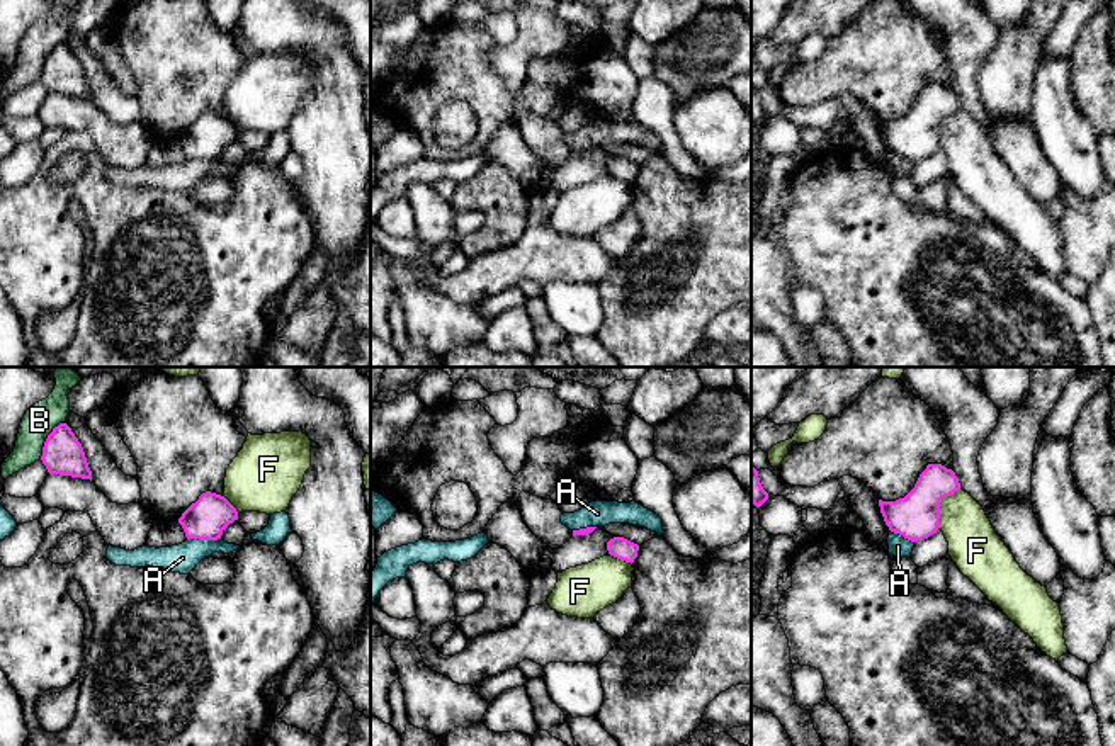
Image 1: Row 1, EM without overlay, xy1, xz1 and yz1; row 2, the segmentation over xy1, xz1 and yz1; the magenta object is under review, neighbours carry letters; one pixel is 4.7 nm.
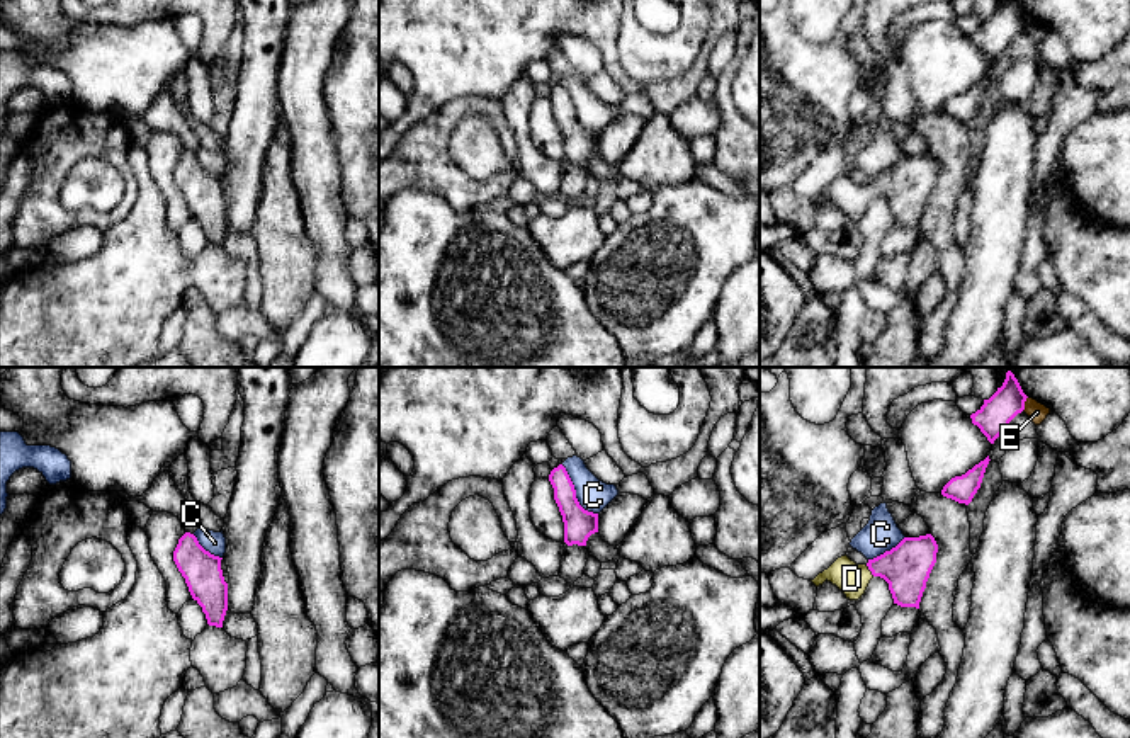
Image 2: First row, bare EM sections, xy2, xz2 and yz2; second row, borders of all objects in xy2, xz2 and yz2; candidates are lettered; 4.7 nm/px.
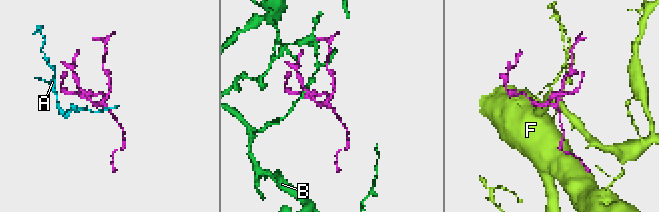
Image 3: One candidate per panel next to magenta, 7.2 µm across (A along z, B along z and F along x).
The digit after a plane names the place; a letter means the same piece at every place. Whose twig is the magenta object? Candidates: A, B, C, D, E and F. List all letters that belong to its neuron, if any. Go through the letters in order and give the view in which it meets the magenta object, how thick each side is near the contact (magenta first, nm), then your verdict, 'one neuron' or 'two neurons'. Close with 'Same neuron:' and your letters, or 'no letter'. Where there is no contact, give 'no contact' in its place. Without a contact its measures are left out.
A: meets magenta in xy1; 200 nm thick on the magenta side, 140 nm on the other; two neurons
B: meets magenta in xy1; 190 nm thick on the magenta side, 150 nm on the other; two neurons
C: meets magenta in xz2; 150 nm thick on the magenta side, 160 nm on the other; two neurons
D: meets magenta in yz2; 220 nm thick on the magenta side, 150 nm on the other; one neuron
E: meets magenta in yz2; 160 nm thick on the magenta side, 90 nm on the other; two neurons
F: meets magenta in yz1; 220 nm thick on the magenta side, 240 nm on the other; two neurons
Same neuron: D

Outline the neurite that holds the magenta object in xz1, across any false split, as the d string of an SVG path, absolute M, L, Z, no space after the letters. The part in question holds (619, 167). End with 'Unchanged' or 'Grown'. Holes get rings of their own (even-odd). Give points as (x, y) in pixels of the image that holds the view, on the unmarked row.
M614 156L607 161L607 170L610 175L632 184L637 177L639 165L624 156Z. Unchanged

